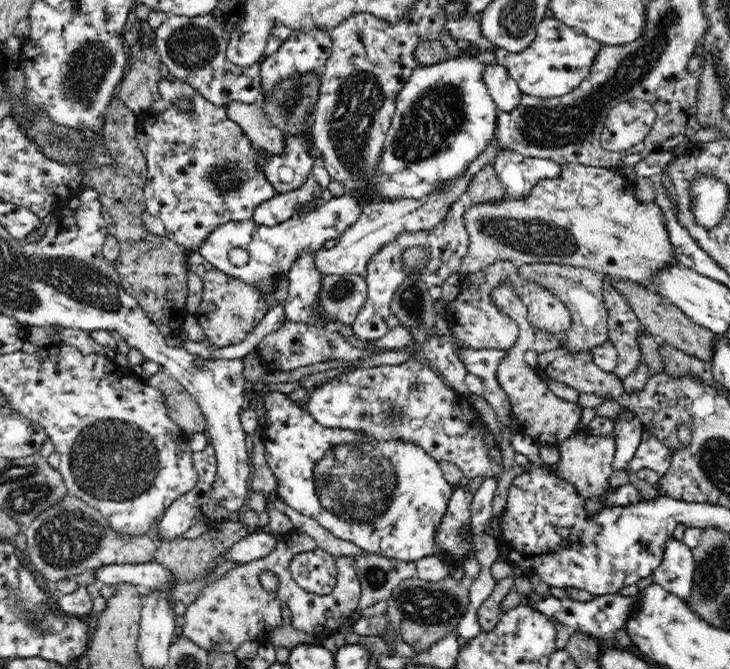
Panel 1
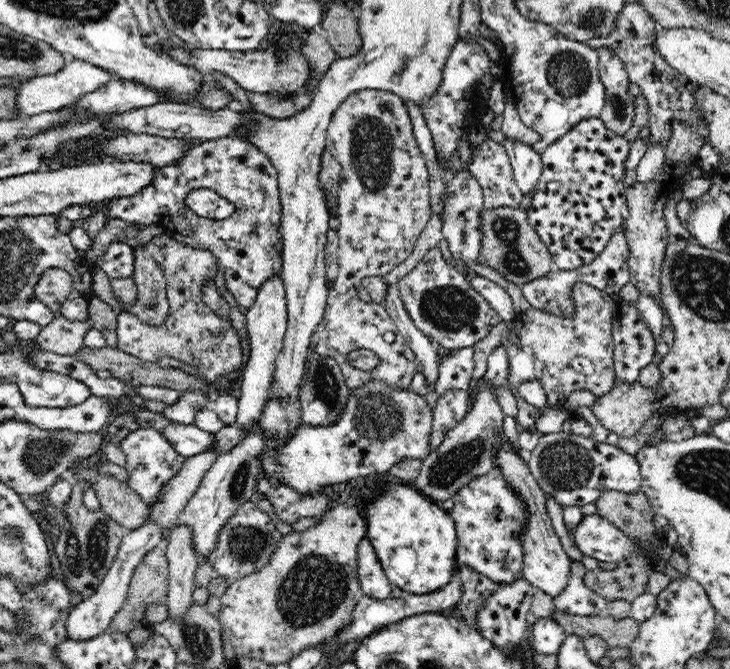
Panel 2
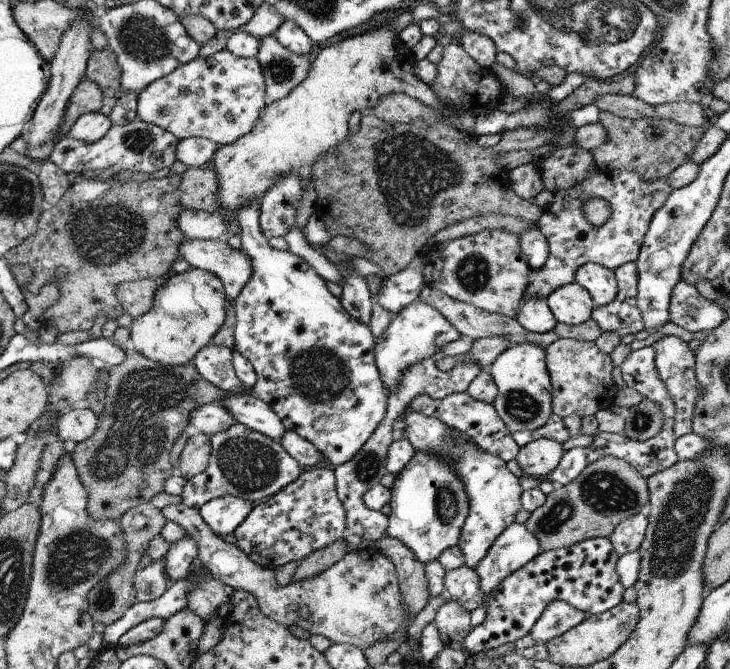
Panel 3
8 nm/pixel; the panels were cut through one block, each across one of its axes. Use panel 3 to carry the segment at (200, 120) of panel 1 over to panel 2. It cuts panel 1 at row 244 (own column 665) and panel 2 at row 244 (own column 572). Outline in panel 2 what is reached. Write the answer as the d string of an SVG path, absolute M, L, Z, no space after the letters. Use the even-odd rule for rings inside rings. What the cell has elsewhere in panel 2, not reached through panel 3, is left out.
M240 136L198 141L197 144L190 145L190 150L178 162L166 167L156 167L154 180L146 188L142 188L142 192L112 199L107 218L141 226L161 225L166 236L185 242L192 248L210 250L225 272L226 290L243 310L254 304L258 290L268 278L281 274L283 240L280 234L281 198L277 171L266 154ZM199 189L208 189L226 198L236 207L236 212L224 220L197 216L186 205L185 200L194 190Z

